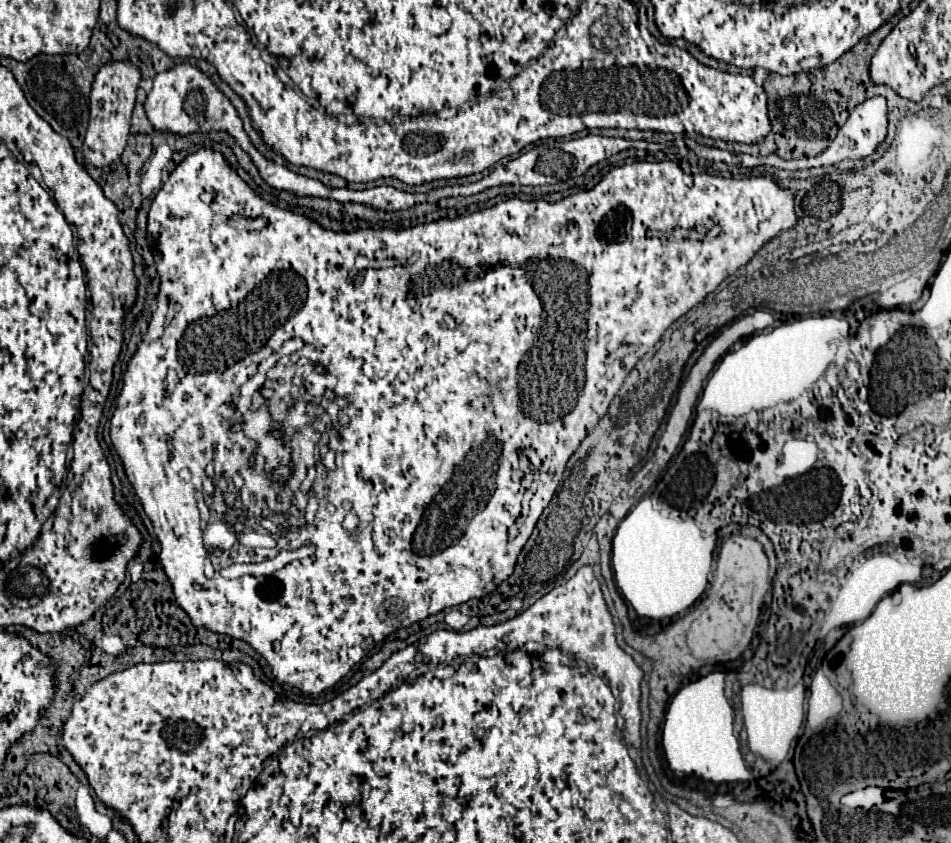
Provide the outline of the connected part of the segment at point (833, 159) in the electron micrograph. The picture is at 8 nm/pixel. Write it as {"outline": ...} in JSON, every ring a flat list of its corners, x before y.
{"outline":[[873,96,865,102,861,102,859,106,853,108,853,112,849,114,847,122,839,128,837,138,831,142,831,146,821,152,821,158,797,158,797,160,783,160,777,154,769,154,769,156,751,156,751,154,731,154,727,150,719,150,719,148,711,148,711,146,703,146,703,144,693,144,693,150,713,162,727,162,727,164,739,164,745,168,753,168,759,164,769,164,769,166,777,166,777,168,787,168,787,170,799,170,799,168,811,168,811,166,829,166,829,164,837,164,845,158,865,158,869,156,877,144,883,142,883,138,887,136,887,102,883,96]]}

